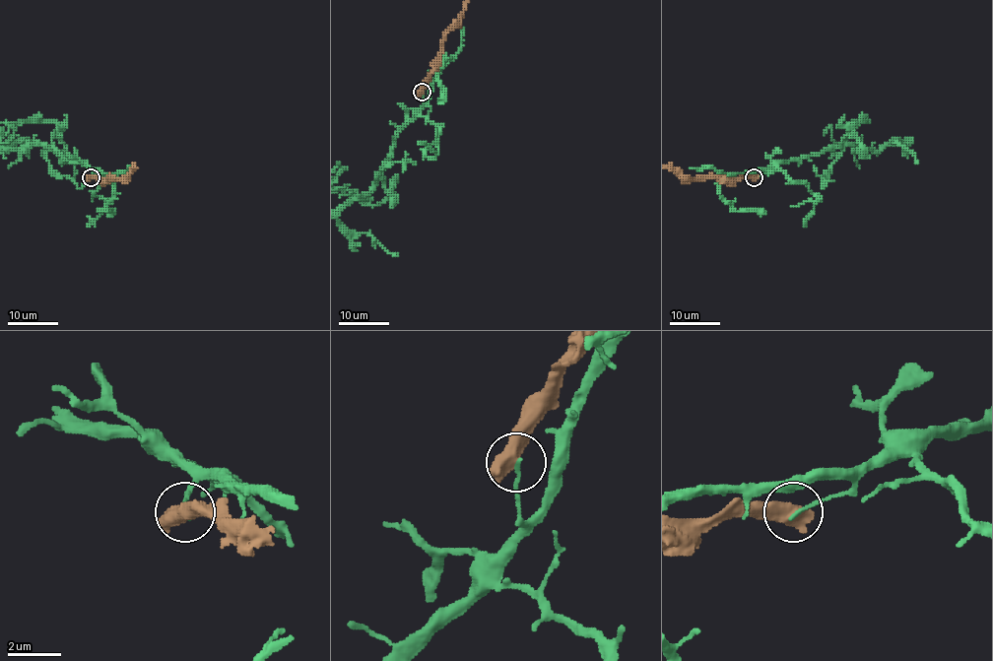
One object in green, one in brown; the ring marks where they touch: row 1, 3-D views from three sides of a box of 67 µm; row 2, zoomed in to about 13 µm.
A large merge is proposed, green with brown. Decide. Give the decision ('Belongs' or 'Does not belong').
Does not belong

